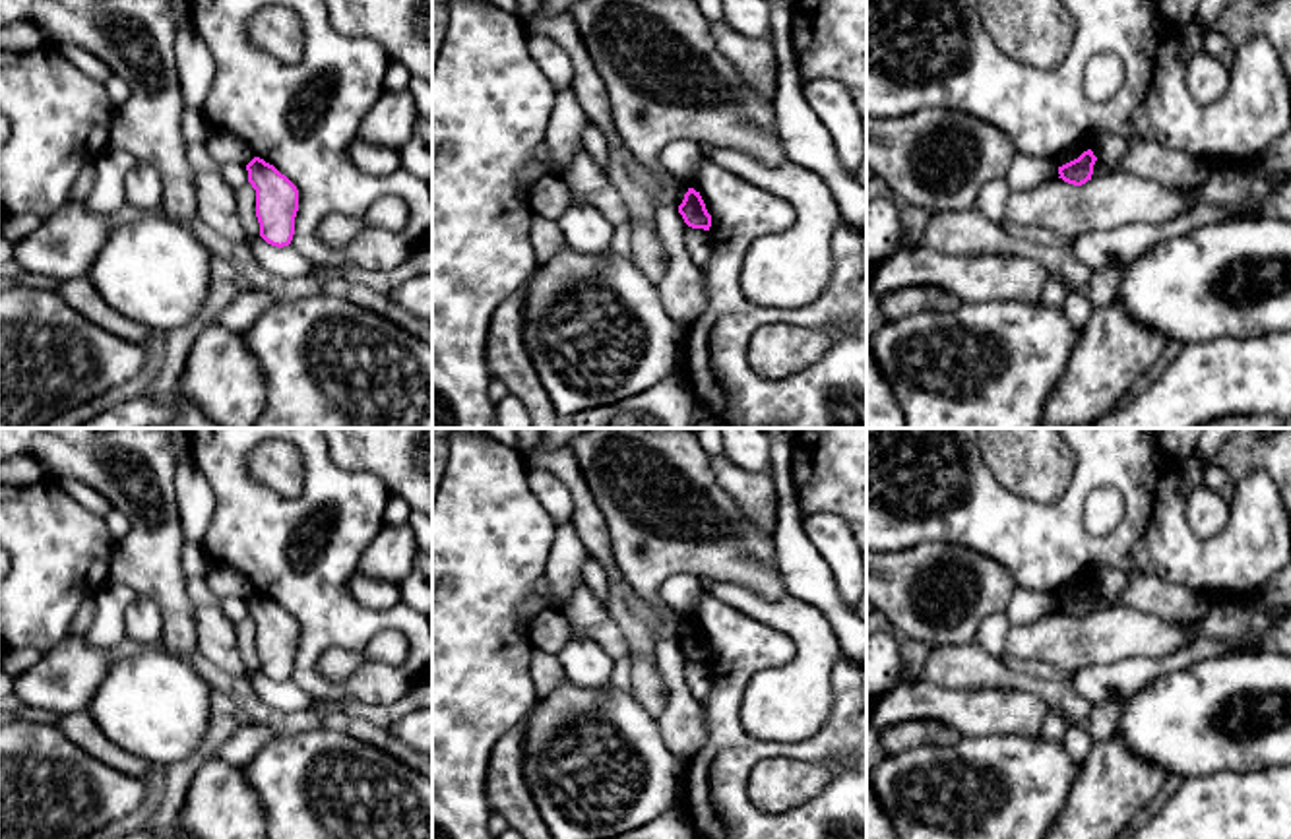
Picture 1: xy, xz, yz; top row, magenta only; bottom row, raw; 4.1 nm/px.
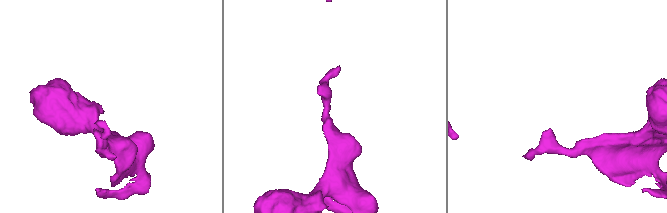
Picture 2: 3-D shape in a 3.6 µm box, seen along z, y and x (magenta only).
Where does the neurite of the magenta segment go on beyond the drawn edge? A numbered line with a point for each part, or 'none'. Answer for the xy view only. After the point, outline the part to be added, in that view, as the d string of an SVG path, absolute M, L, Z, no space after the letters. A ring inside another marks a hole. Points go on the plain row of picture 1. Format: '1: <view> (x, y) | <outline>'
none

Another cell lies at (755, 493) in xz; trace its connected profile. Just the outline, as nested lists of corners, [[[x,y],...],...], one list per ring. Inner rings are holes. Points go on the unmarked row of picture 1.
[[[727,457],[713,459],[713,473],[742,513],[773,537],[777,529],[777,488],[773,475],[746,471]]]

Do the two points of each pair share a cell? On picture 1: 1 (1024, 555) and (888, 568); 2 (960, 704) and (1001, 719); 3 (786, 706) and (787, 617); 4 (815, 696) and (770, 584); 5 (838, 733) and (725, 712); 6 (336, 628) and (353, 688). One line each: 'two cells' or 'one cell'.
1: two cells
2: one cell
3: one cell
4: two cells
5: one cell
6: one cell

